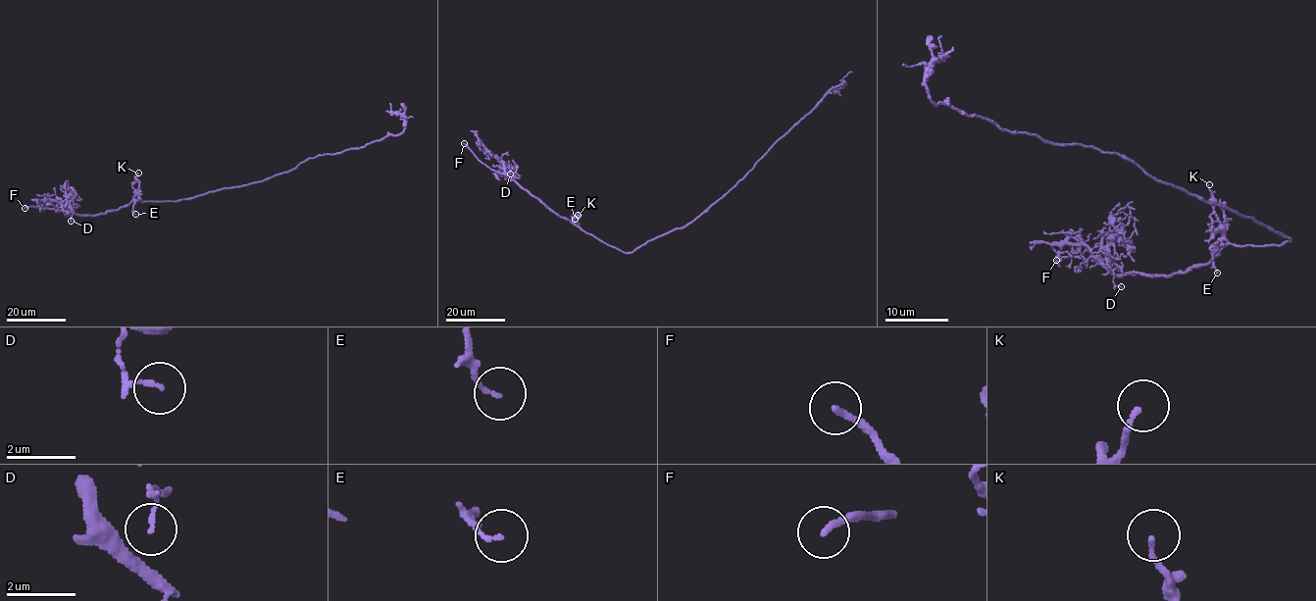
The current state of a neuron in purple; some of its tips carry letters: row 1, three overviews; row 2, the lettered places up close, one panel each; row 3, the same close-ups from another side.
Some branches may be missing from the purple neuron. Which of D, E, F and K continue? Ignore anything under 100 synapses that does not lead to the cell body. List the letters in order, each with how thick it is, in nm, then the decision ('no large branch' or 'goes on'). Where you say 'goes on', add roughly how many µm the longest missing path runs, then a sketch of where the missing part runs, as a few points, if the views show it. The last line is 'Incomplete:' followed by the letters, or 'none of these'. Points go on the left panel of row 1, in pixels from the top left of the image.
D: 120 nm thick; no large branch
E: 110 nm thick; no large branch
F: 180 nm thick; goes on; about 50 µm are missing
K: 150 nm thick; no large branch
Incomplete: F

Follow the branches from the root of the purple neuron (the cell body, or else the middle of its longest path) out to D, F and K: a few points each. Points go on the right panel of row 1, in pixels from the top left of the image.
D: (1240, 215), (1290, 241), (1226, 244), (1207, 263), (1169, 275), (1116, 275), (1100, 257), (1103, 249), (1121, 286)
F: (1240, 215), (1290, 241), (1226, 244), (1207, 263), (1169, 275), (1124, 275), (1103, 260), (1056, 260)
K: (1240, 215), (1290, 241), (1280, 246), (1231, 244), (1217, 219), (1209, 184)

